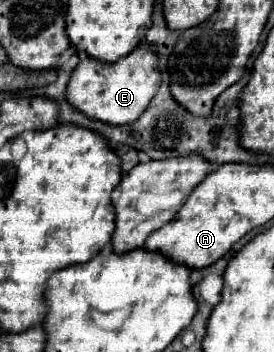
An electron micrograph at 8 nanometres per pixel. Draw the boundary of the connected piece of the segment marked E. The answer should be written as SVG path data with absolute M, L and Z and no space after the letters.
M141 44L137 46L137 50L133 50L133 54L127 54L125 58L121 58L121 62L115 62L113 66L105 66L95 58L83 56L69 80L67 100L89 118L97 118L109 124L129 124L143 114L159 86L159 54L151 44Z

